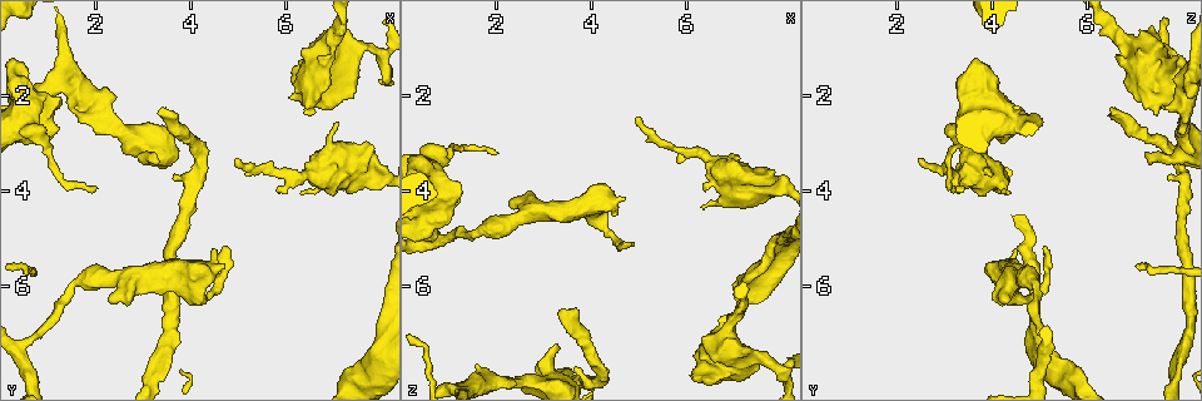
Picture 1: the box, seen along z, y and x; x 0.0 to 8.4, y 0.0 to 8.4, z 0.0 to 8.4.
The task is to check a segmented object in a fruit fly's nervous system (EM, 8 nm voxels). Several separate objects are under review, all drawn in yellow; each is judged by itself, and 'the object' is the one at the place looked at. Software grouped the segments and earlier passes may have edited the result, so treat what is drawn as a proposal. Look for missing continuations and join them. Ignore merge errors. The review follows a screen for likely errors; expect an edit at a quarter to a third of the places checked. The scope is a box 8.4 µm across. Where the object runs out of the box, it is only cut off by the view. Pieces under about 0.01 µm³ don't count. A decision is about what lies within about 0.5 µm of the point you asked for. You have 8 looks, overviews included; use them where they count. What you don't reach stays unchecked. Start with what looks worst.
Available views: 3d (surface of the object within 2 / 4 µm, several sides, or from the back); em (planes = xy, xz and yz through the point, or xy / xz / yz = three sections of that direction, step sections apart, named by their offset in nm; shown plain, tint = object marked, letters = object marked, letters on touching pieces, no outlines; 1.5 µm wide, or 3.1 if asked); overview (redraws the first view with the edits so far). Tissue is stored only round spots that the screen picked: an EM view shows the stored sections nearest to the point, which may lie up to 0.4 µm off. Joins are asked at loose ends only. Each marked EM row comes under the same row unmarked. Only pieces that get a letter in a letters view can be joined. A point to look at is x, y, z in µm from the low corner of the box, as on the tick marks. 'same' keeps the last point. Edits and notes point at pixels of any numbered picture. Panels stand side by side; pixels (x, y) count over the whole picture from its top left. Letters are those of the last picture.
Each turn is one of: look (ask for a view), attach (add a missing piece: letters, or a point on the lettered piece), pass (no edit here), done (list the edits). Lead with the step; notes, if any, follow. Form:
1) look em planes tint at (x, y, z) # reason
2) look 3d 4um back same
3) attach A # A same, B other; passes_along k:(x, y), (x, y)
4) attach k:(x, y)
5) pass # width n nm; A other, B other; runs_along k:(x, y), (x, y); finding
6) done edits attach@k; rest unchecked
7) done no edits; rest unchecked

look 3d 4um back at (3.30, 2.35, 6.50)

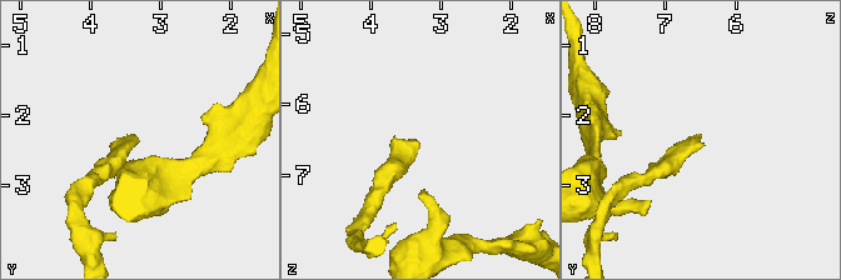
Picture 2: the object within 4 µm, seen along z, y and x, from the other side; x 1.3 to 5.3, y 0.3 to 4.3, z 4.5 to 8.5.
look em xz step 4 tint at (3.30, 2.35, 6.45) # need the tissue

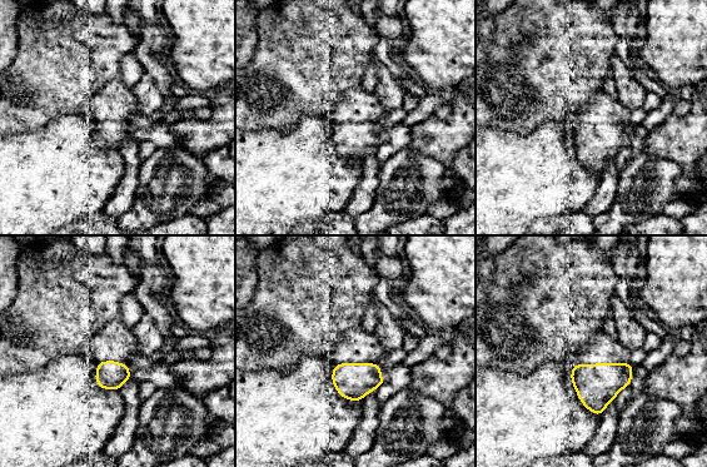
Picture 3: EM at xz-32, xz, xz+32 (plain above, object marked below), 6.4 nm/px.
look em yz step 8 letters same # cut it another way

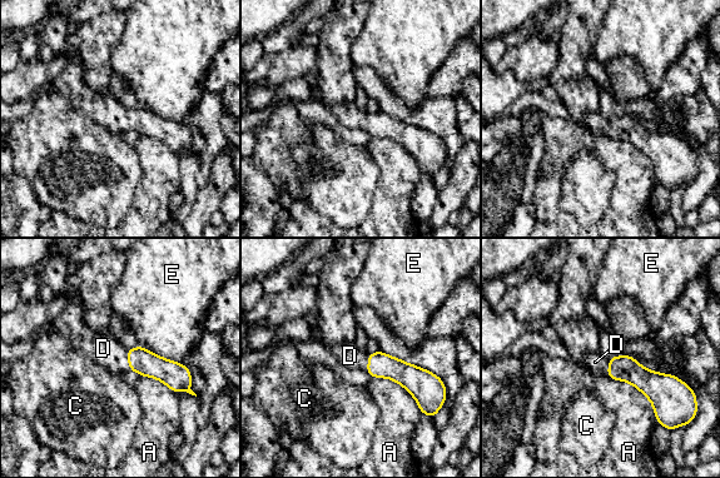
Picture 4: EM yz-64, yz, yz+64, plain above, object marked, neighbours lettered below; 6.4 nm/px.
attach D # A other, C other, D same, E other; passes_along 4:(145, 363), (128, 359), (103, 348); the neuron continues

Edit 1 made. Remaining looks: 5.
look overview # redraw

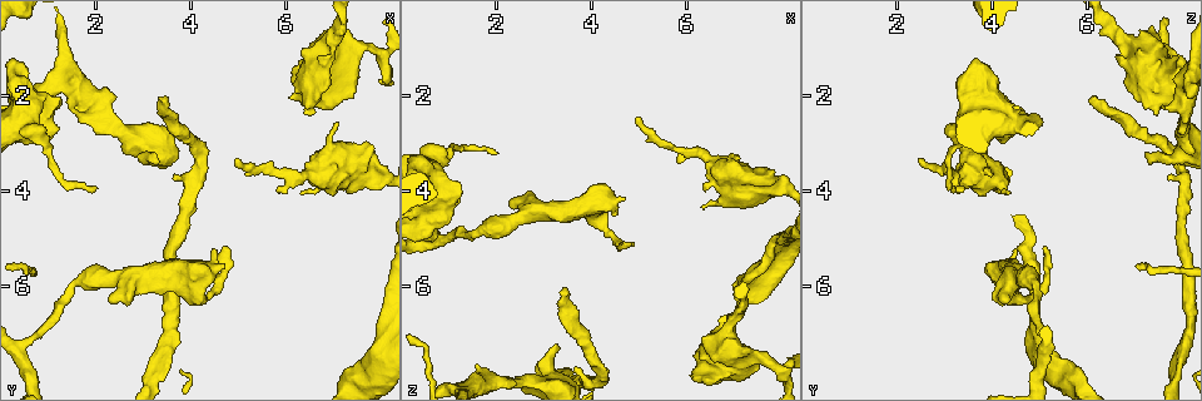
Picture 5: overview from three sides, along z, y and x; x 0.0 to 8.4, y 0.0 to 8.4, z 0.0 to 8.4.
look 3d 2um at (6.90, 1.20, 6.55)

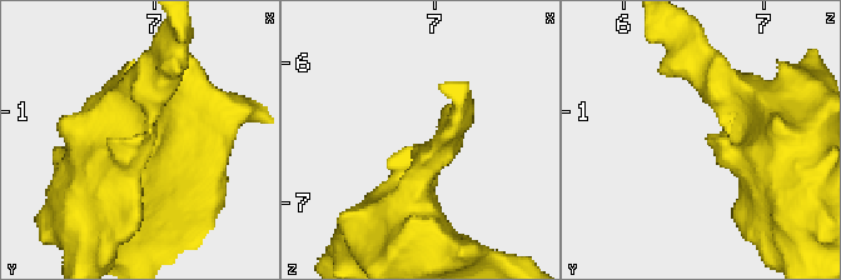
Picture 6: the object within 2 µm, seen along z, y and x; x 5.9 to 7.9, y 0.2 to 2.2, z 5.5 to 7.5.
look em planes letters at (6.92, 1.16, 6.60)

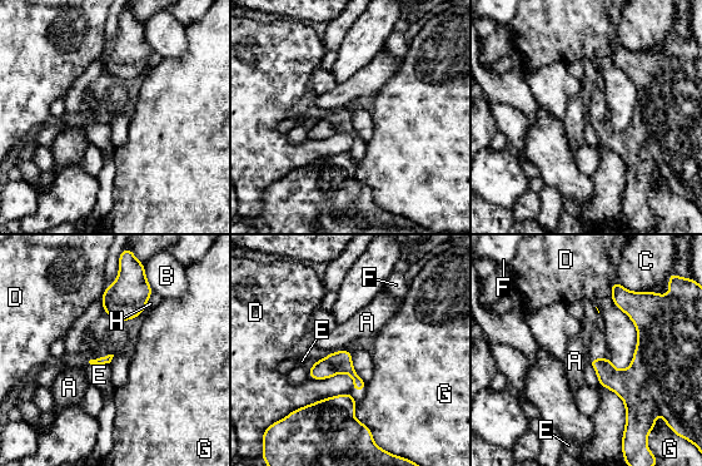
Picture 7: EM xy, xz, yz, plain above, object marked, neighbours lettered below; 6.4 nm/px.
pass # A other, B other, C other, D other, E other, F other, G other, H other; none of them fits

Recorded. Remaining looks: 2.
look em planes letters at (1.95, 3.95, 3.25) # thin end

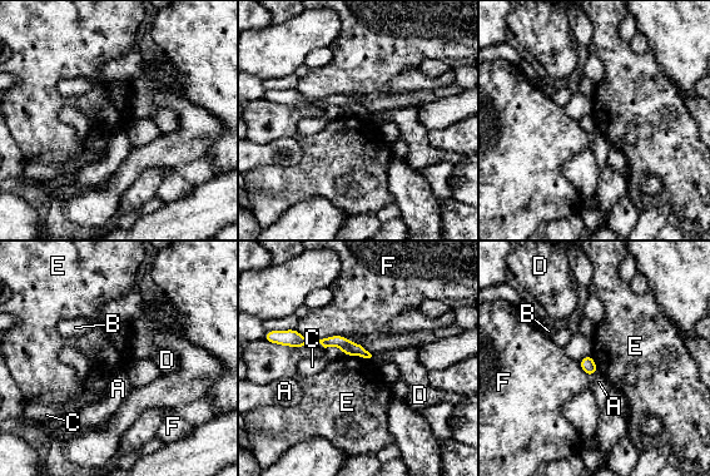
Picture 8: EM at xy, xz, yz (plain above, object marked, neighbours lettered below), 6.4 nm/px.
pass # width 90 nm; A other, B other, C other, D other, E other, F other; border 8:(273, 342), (303, 347); none of them fits

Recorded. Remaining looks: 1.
done edits attach@4; rest unchecked

